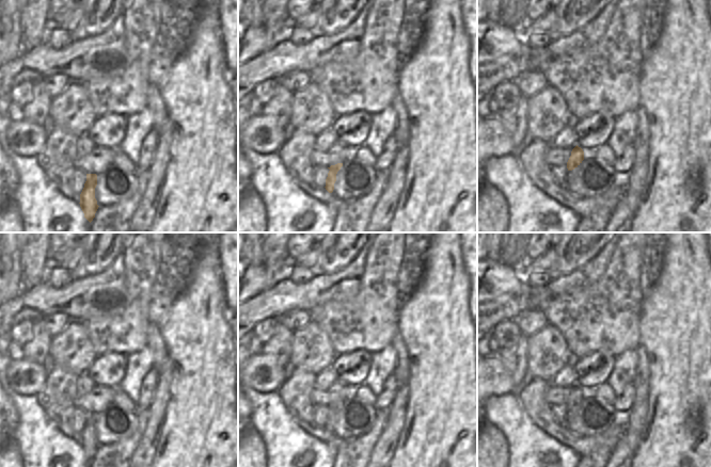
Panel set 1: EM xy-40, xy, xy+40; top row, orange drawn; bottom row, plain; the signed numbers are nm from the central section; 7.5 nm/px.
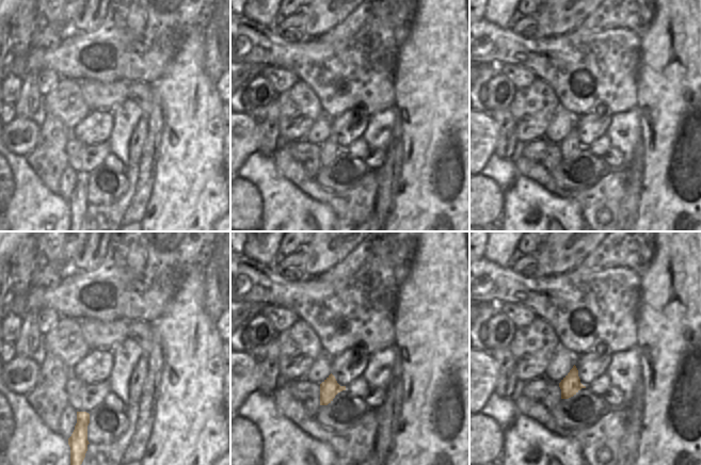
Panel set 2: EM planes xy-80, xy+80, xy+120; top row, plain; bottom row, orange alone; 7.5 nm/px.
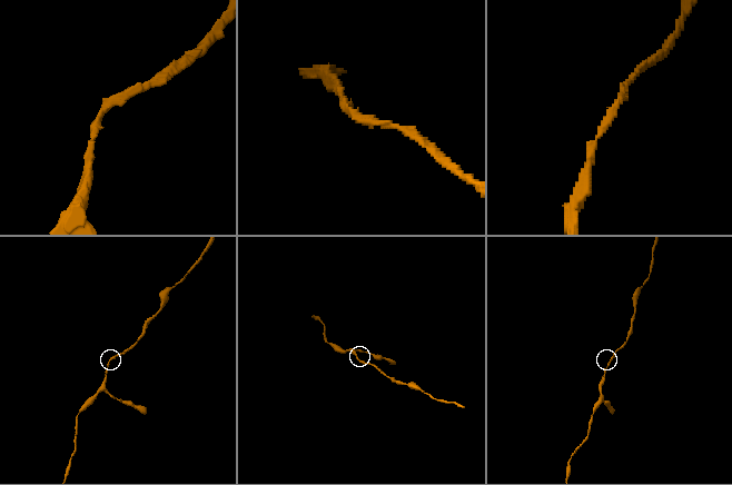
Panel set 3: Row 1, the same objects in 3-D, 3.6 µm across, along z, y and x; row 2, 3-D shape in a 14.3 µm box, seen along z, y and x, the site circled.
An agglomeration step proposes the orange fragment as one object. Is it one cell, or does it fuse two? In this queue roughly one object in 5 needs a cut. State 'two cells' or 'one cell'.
one cell

